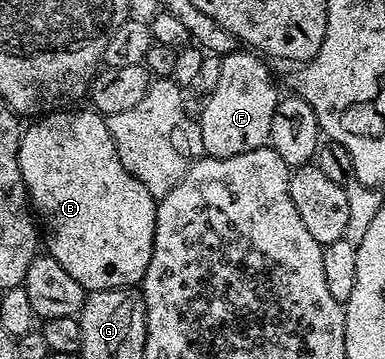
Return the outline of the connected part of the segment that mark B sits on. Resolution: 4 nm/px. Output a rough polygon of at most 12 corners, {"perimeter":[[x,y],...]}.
{"perimeter":[[94,109],[38,116],[19,168],[84,291],[142,284],[157,200]]}

